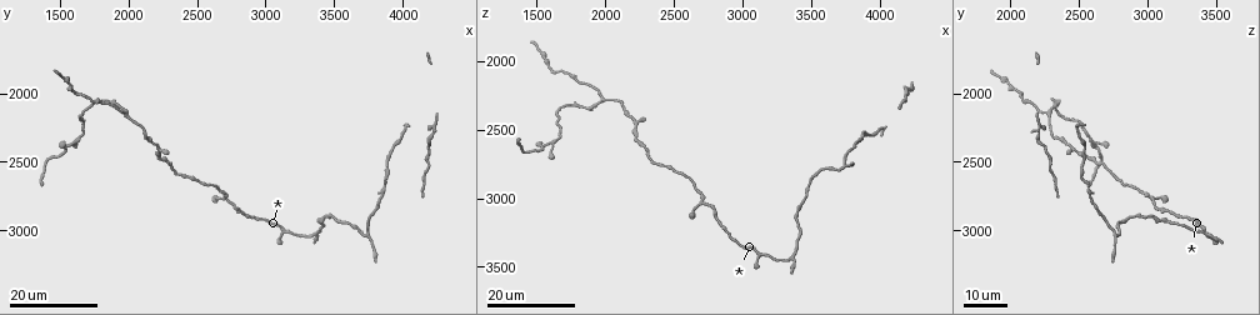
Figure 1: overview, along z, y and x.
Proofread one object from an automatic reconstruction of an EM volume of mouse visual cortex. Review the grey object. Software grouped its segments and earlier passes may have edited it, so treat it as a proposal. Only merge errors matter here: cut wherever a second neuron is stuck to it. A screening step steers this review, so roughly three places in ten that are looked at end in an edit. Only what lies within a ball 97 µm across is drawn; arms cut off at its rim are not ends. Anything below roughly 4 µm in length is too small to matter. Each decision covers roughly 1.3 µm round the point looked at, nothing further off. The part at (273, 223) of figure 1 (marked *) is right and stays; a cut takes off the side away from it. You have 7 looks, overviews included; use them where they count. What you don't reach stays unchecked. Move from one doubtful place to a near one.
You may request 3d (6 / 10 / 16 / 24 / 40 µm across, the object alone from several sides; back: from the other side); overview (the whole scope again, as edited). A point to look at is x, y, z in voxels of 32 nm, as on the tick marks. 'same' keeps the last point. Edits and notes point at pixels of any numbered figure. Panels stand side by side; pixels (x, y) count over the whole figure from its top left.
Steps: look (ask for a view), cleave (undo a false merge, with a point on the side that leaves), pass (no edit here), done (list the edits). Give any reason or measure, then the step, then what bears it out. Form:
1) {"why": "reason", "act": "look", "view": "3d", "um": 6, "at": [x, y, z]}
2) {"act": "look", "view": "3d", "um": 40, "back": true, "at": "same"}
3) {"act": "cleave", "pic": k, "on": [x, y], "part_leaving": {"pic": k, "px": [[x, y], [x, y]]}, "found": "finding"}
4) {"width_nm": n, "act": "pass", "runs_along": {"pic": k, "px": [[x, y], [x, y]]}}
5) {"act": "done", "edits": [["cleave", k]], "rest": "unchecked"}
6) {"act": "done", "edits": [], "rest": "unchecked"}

{"why": "thick turns thin", "act": "look", "view": "3d", "um": 16, "at": [3460, 2880, 2920]}

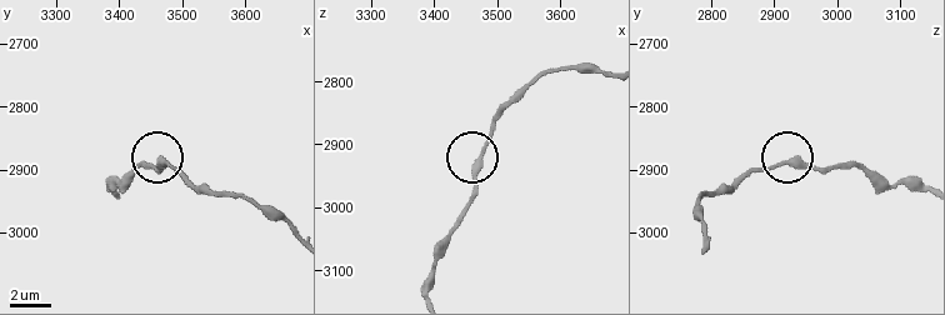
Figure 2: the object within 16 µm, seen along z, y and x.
{"act": "look", "view": "3d", "um": 10, "at": [3470, 2885, 2930]}

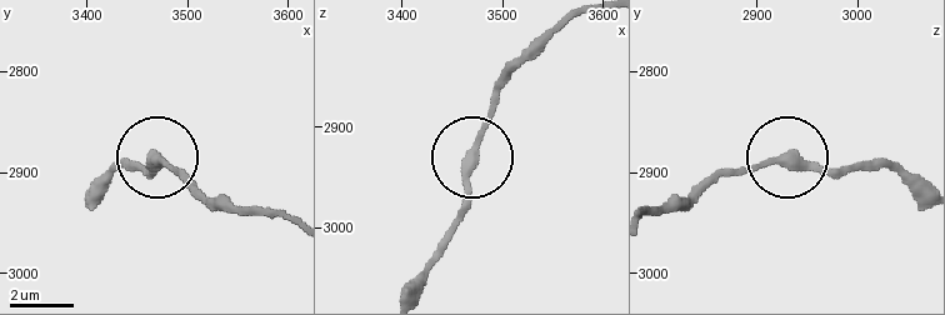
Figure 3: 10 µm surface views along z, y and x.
{"act": "look", "view": "3d", "um": 6, "at": [3470, 2888, 2928]}

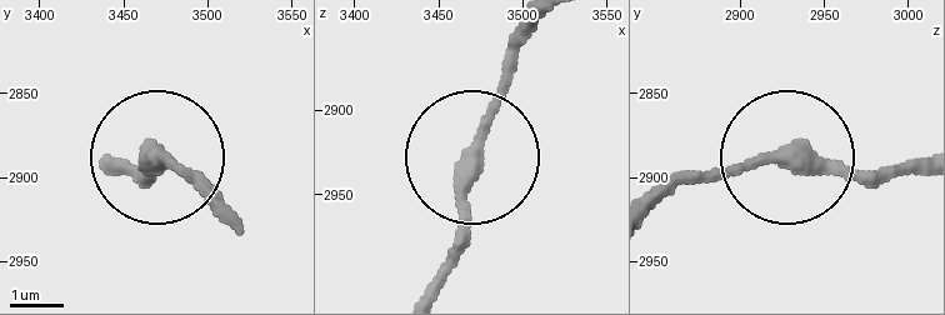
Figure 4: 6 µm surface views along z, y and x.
{"act": "pass", "found": "continuous, no second neuron"}

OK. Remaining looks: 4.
{"why": "three-way junction", "act": "look", "view": "3d", "um": 16, "at": [3820, 2760, 2580]}

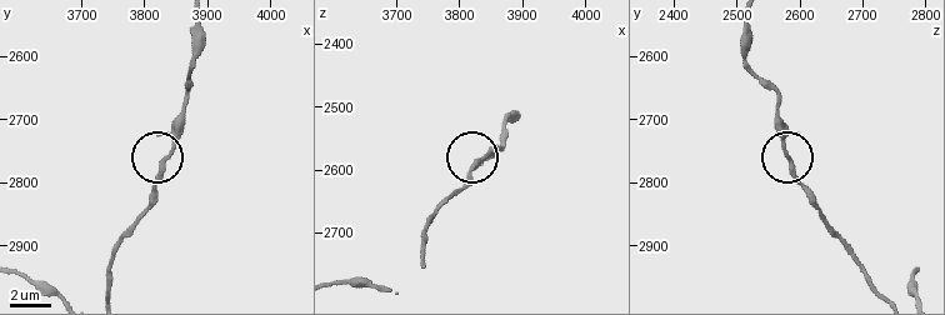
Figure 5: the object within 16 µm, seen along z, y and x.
{"why": "closer look", "act": "look", "view": "3d", "um": 10, "at": [3840, 2750, 2575]}

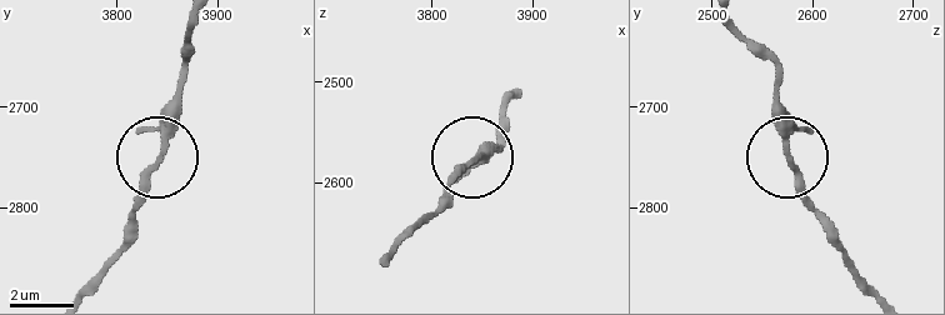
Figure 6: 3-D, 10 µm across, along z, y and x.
{"arms": 3, "act": "pass", "runs_along": {"pic": 6, "px": [[870, 288], [833, 240], [795, 168], [774, 56]]}, "found": "one neuron here"}

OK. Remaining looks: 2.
{"why": "branch point", "act": "look", "view": "3d", "um": 24, "at": [1980, 2140, 2260]}

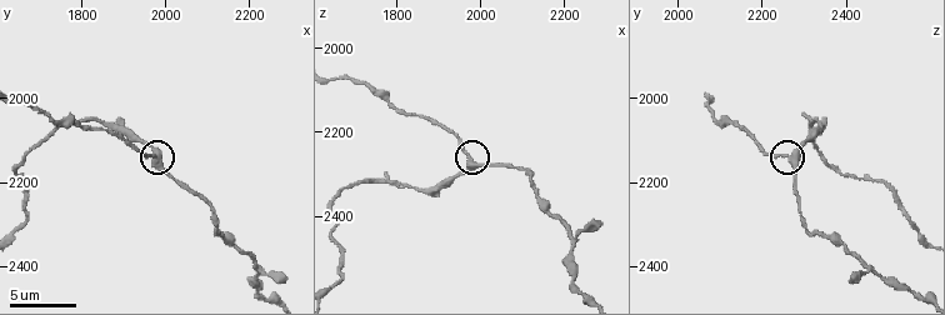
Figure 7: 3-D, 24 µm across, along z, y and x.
{"act": "look", "view": "3d", "um": 6, "at": [1975, 2135, 2275]}

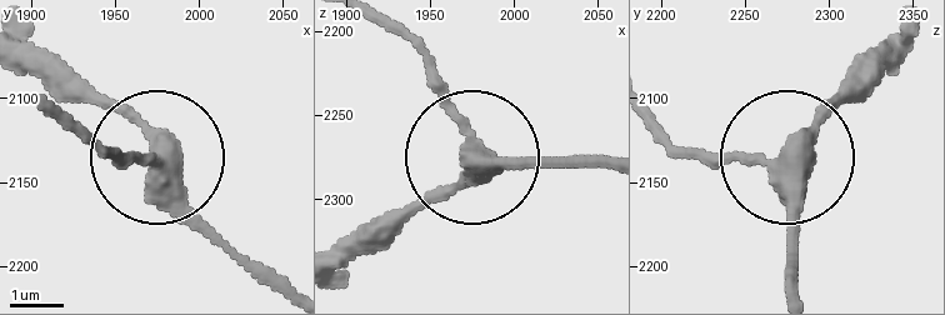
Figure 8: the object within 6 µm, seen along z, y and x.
{"width_nm": 360, "act": "pass", "runs_along": {"pic": 8, "px": [[283, 293], [163, 159], [99, 159]]}, "found": "continuous, no second neuron"}

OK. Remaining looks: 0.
{"act": "done", "edits": [], "rest": "unchecked"}

